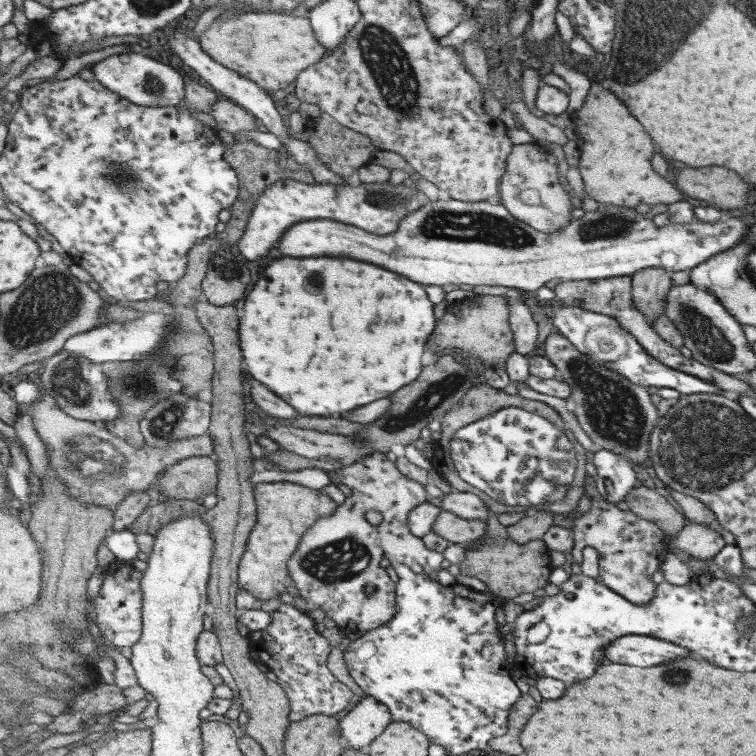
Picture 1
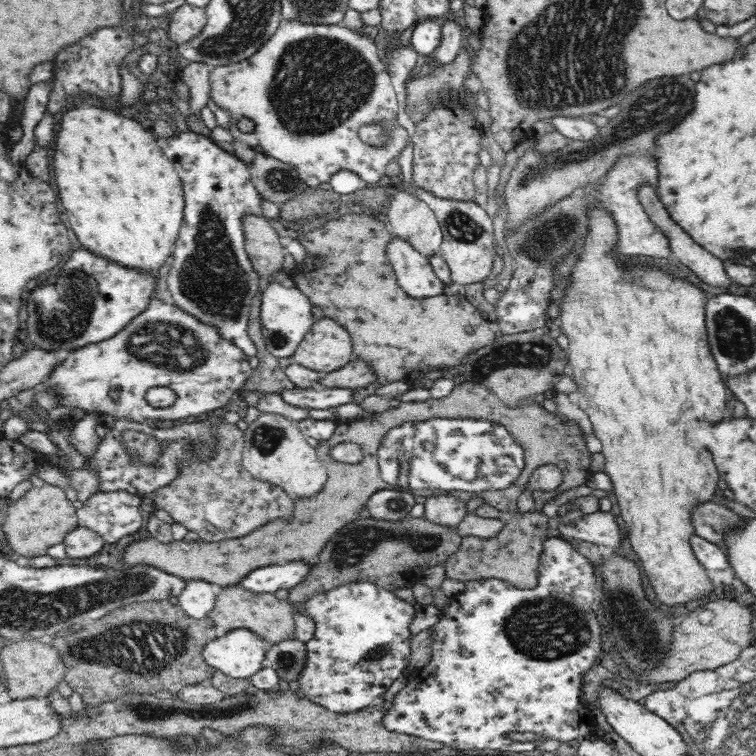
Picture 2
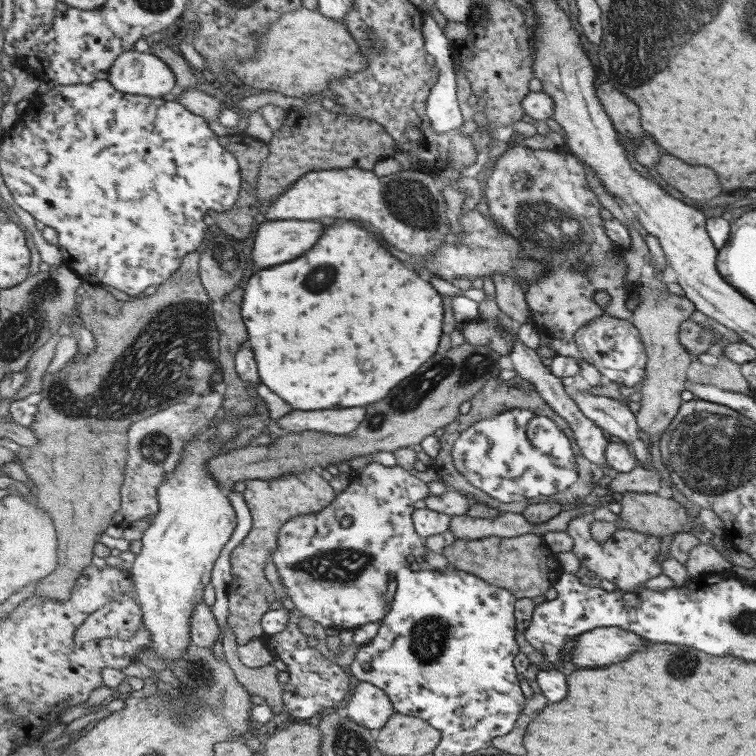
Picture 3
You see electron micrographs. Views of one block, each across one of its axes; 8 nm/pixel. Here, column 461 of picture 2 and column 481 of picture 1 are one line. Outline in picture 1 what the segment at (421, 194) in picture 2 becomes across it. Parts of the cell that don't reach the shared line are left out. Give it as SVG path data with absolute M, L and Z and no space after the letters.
M457 198L426 202L421 209L413 211L400 224L397 231L388 235L370 233L364 228L344 223L337 223L330 219L301 222L292 226L281 242L276 246L285 256L295 258L311 258L311 256L347 256L347 258L361 258L365 262L373 262L379 266L387 266L387 270L401 272L413 282L423 285L436 284L468 284L475 286L507 286L533 294L547 282L559 278L563 281L597 281L604 278L624 277L635 275L643 269L653 267L666 270L669 274L675 271L690 270L694 266L705 262L715 253L727 250L739 244L749 226L743 218L729 218L733 214L727 213L721 220L713 223L699 220L690 224L668 223L657 227L653 218L637 212L634 207L619 205L599 205L598 209L585 212L584 215L571 222L559 231L547 233L537 230L531 225L521 222L507 210L502 202L491 204L491 201L464 202Z

